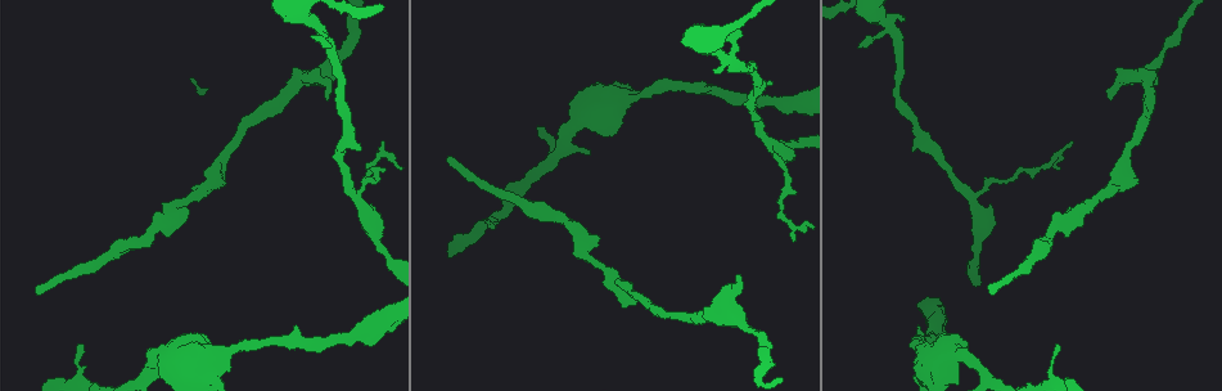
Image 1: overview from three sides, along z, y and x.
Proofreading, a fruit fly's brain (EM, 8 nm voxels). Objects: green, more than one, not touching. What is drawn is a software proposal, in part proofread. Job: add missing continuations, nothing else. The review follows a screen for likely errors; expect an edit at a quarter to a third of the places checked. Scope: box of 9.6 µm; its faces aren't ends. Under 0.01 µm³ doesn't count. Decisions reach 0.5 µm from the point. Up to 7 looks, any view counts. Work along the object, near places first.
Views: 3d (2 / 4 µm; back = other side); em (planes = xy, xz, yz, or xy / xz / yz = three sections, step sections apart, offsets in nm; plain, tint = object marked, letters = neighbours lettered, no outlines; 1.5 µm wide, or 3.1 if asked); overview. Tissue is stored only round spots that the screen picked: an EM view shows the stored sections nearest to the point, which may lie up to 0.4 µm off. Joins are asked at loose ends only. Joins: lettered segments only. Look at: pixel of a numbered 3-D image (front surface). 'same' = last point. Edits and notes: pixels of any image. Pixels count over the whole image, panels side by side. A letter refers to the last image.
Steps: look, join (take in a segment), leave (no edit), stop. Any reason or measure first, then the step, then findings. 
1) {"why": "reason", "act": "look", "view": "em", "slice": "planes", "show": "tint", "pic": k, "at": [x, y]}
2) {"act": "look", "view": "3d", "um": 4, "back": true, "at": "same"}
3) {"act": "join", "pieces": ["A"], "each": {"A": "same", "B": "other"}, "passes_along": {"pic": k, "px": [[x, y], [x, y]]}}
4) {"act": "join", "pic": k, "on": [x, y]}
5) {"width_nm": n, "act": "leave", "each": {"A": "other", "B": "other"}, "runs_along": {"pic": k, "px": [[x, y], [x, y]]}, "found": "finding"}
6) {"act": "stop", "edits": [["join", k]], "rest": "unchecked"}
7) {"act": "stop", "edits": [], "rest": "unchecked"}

{"why": "free end", "act": "look", "view": "em", "slice": "planes", "show": "letters", "pic": 1, "at": [737, 30]}

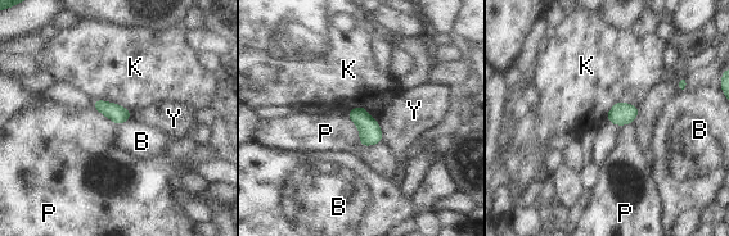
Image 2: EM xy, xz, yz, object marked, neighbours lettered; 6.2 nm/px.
{"width_nm": 120, "act": "leave", "each": {"B": "other", "K": "other", "P": "other", "Y": "other"}, "border": {"pic": 2, "px": [[345, 114], [358, 128], [360, 146]]}, "found": "none of them fits"}

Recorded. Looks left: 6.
{"why": "stops while still wide", "act": "look", "view": "em", "slice": "planes", "show": "letters", "pic": 1, "at": [608, 137]}

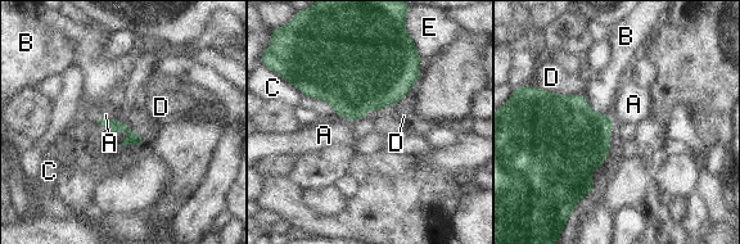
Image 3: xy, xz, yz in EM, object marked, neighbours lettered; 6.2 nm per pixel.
{"act": "leave", "each": {"A": "other", "B": "other", "C": "other", "D": "other", "E": "other"}, "border": {"pic": 3, "px": [[109, 117], [95, 122]]}, "found": "no lettered segment goes on from it"}

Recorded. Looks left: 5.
{"why": "an open end", "act": "look", "view": "em", "slice": "xz", "step": 8, "show": "letters", "pic": 1, "at": [494, 227]}

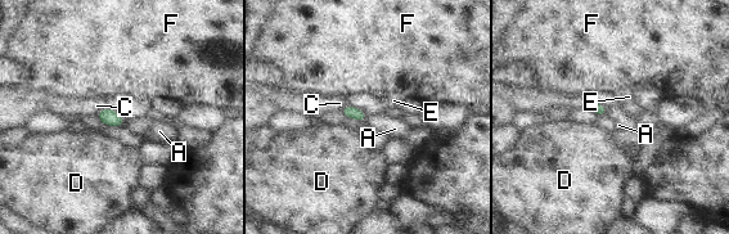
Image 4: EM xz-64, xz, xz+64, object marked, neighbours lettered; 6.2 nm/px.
{"act": "look", "view": "em", "slice": "planes", "show": "letters", "at": "same"}

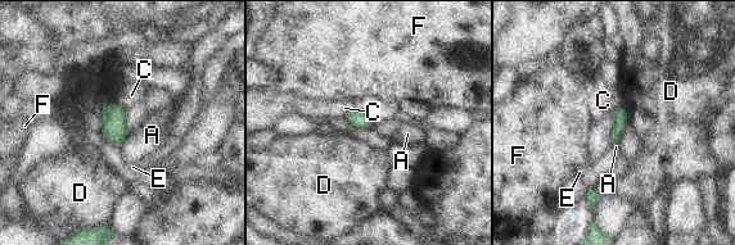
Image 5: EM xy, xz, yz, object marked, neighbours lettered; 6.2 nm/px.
{"width_nm": 100, "act": "leave", "each": {"A": "other", "C": "other", "D": "other", "E": "other", "F": "other"}, "border": {"pic": 5, "px": [[623, 105], [628, 118]]}, "found": "no lettered segment goes on from it"}

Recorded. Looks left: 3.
{"act": "stop", "edits": [], "rest": "unchecked"}

